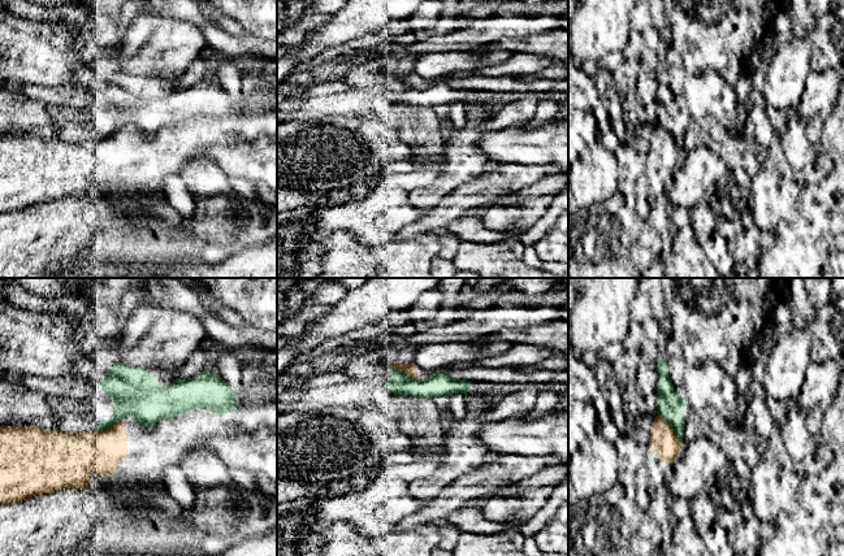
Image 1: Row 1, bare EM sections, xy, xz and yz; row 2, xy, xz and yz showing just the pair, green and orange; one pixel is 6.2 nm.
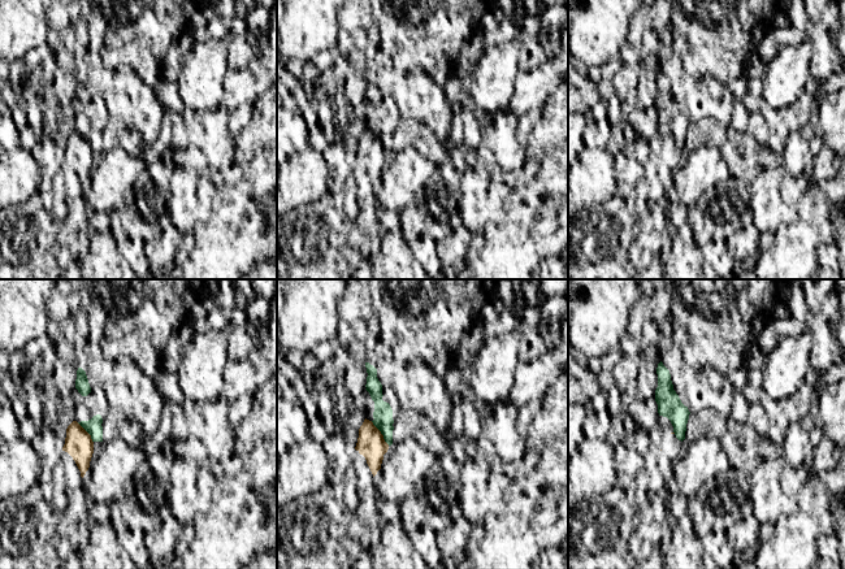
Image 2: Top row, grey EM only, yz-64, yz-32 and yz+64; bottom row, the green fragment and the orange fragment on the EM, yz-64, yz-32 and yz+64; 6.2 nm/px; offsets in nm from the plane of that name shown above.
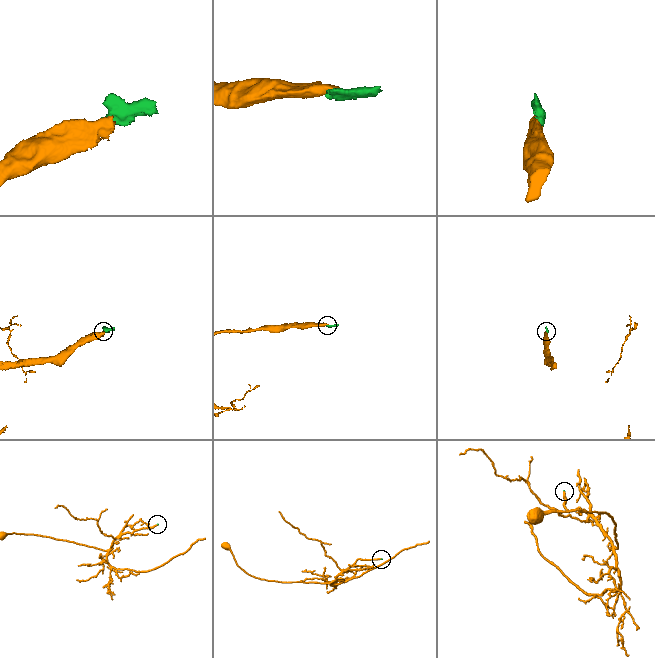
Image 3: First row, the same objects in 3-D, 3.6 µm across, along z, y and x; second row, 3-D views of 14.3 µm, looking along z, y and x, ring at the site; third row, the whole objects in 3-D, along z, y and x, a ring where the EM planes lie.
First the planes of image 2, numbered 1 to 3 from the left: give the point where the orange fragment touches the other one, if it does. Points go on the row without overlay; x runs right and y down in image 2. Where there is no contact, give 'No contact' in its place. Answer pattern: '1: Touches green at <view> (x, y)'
1: Touches green at yz-64 (87, 140)
2: Touches green at yz-32 (381, 142)
3: No contact

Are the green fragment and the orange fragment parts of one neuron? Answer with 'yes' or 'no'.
no

